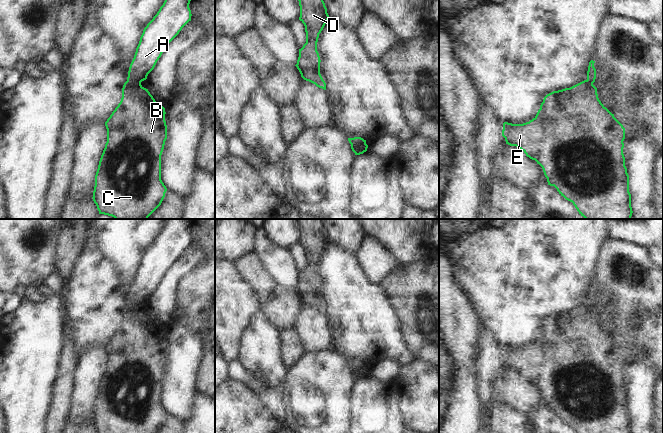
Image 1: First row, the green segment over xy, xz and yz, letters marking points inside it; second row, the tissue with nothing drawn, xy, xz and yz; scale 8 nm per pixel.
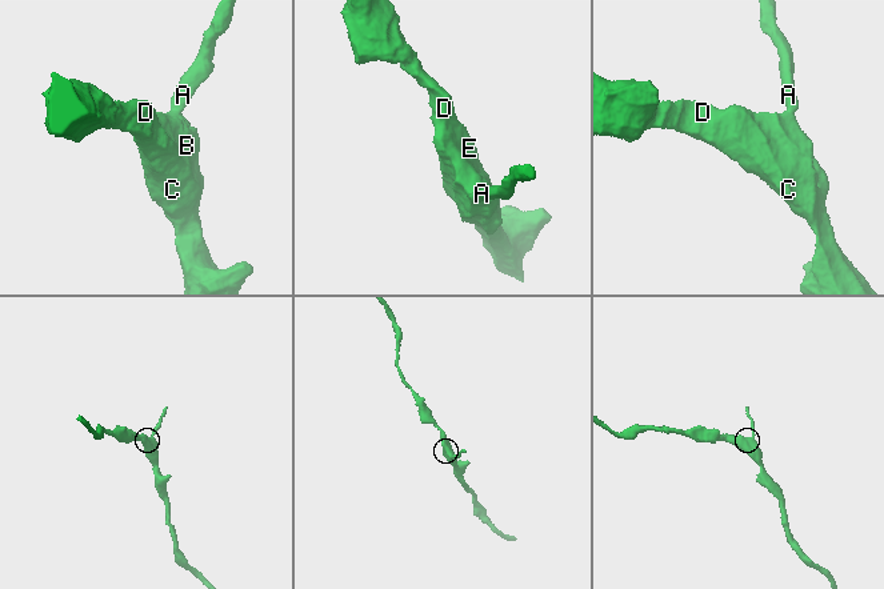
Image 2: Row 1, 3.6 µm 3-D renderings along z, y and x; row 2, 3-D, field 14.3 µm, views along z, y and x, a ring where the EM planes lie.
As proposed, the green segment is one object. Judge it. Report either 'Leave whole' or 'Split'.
Split

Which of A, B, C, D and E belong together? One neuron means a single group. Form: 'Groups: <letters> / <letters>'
Groups: A / B C D E

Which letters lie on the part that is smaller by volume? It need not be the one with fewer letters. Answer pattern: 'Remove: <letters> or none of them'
Remove: A

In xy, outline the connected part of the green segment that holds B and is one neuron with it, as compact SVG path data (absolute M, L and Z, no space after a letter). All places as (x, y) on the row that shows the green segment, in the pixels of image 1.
M127 80L124 83L121 101L105 122L107 142L95 175L92 197L99 214L115 219L148 219L161 205L167 191L161 180L161 155L167 139L165 114L165 108L155 101L141 81Z

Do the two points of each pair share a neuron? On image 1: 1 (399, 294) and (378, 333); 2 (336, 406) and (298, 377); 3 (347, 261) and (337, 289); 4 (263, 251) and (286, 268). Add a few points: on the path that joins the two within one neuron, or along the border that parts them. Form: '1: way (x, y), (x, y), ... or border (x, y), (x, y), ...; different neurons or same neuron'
1: border (380, 287), (394, 310), (399, 329); different neurons
2: way (331, 395), (313, 377), (309, 377); same neuron
3: way (341, 268), (341, 282); same neuron
4: way (269, 253), (280, 264); same neuron

